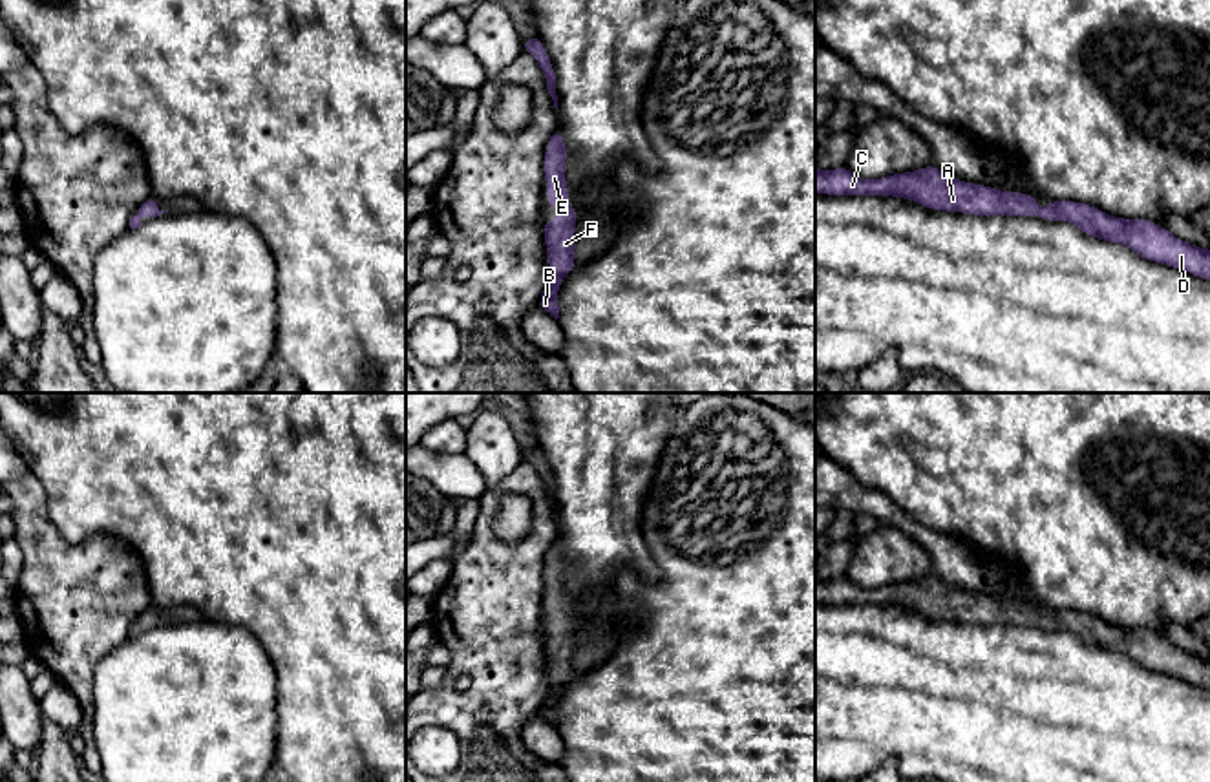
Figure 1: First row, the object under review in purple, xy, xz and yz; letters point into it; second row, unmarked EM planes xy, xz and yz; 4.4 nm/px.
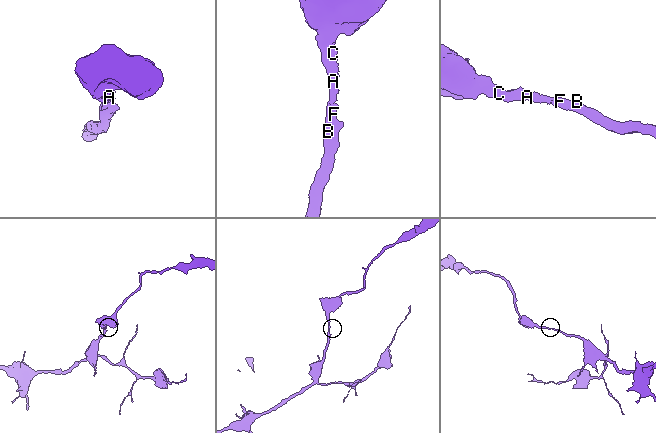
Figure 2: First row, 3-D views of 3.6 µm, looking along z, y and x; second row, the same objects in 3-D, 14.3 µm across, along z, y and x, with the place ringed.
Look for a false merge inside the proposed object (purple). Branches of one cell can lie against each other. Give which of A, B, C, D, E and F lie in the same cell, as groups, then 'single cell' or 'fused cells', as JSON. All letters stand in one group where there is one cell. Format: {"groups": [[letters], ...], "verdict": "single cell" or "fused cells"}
{"groups": [["A", "B", "C", "D", "E", "F"]], "verdict": "single cell"}

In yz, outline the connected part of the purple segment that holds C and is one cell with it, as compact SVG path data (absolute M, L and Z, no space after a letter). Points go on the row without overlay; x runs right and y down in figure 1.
M932 574L914 581L892 583L876 590L861 588L854 585L846 576L841 576L830 581L823 581L815 576L815 603L892 605L892 607L905 607L907 610L914 610L932 619L963 621L972 625L996 625L996 623L1022 625L1022 627L1035 625L1036 629L1044 629L1044 630L1069 630L1077 634L1089 647L1099 647L1109 652L1122 652L1130 656L1135 663L1150 671L1162 672L1166 676L1173 676L1210 691L1210 658L1199 658L1195 654L1181 650L1170 639L1159 636L1157 632L1150 629L1115 627L1091 614L1075 612L1067 608L1064 610L1047 608L1047 619L1038 621L1036 619L1038 608L1035 605L1029 605L1024 601L1000 601L985 594L958 590L947 585L945 581L934 577Z

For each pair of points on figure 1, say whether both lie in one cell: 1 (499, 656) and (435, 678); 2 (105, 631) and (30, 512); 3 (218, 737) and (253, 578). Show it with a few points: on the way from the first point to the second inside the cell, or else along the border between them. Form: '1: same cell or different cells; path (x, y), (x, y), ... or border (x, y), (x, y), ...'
1: different cells; border (446, 667), (445, 680), (435, 687), (424, 689)
2: same cell; path (75, 602), (53, 580), (52, 567), (39, 541)
3: different cells; border (201, 618), (245, 627), (271, 658)

